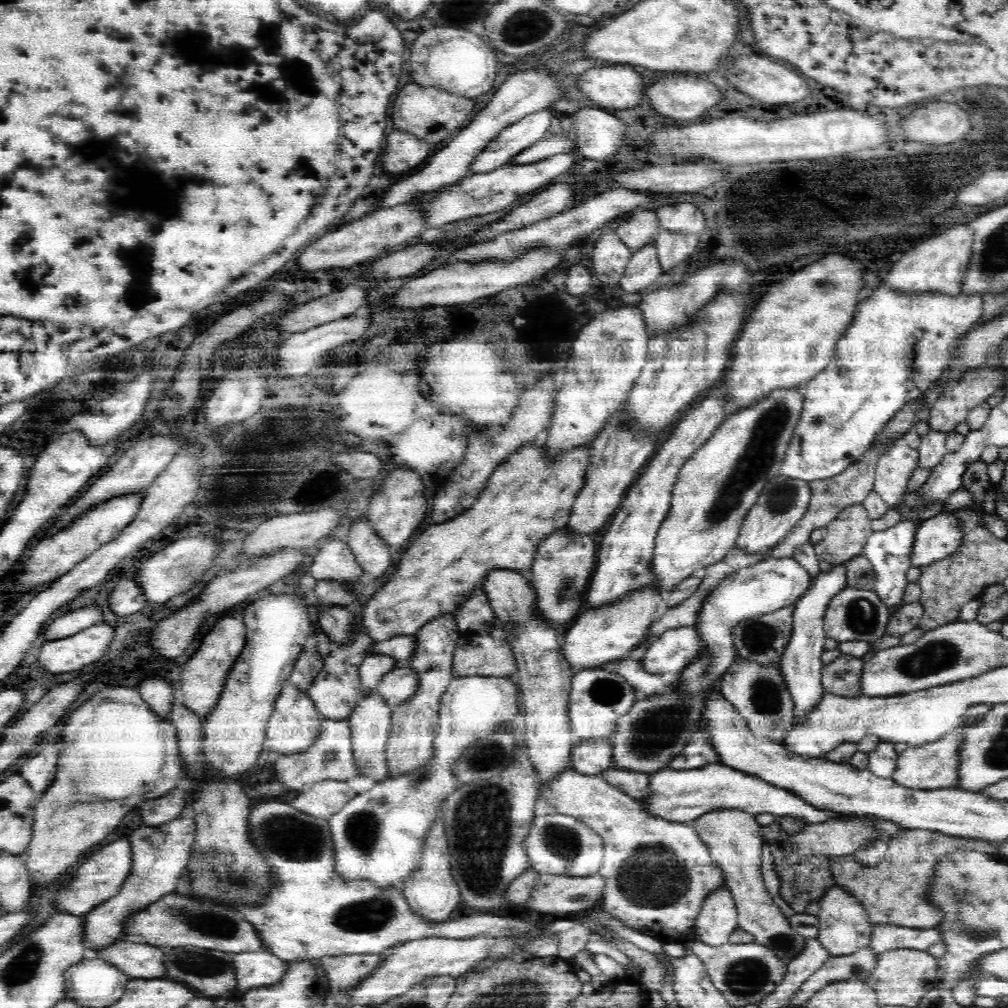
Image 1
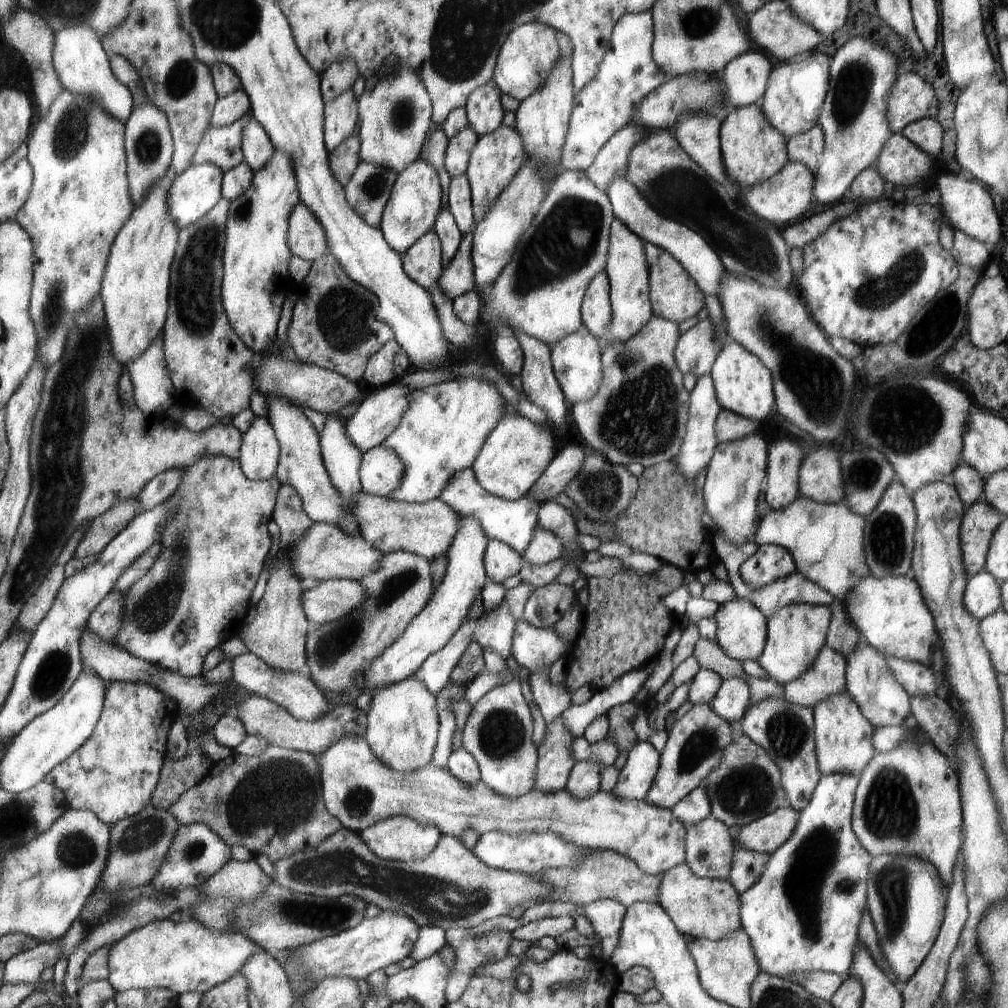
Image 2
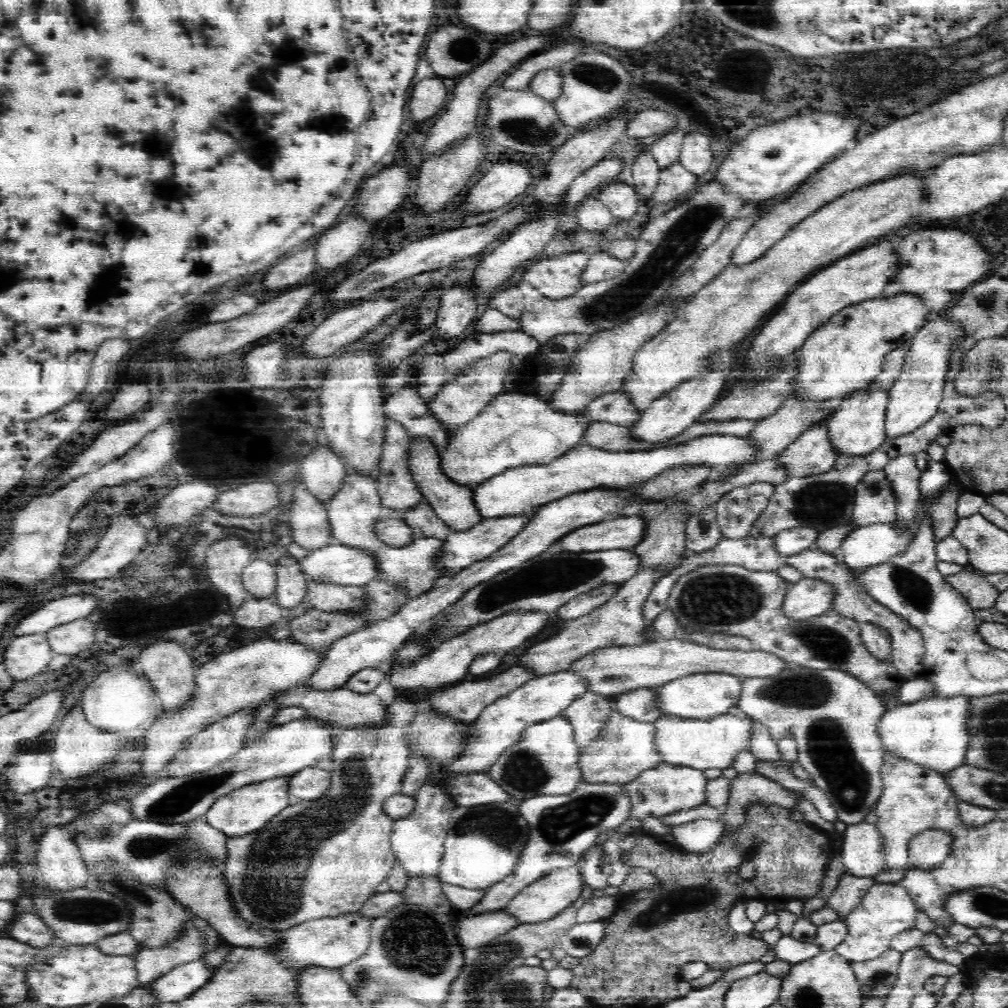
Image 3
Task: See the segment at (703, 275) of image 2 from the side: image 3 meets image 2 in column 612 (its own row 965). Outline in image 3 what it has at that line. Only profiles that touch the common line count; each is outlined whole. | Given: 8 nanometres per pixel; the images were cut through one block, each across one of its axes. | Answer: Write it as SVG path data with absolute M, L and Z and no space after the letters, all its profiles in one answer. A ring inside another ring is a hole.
M204 956L198 961L190 962L189 965L178 966L177 969L159 976L150 983L147 988L160 1002L178 1002L194 994L204 984L210 982L214 975L207 966L203 964Z

